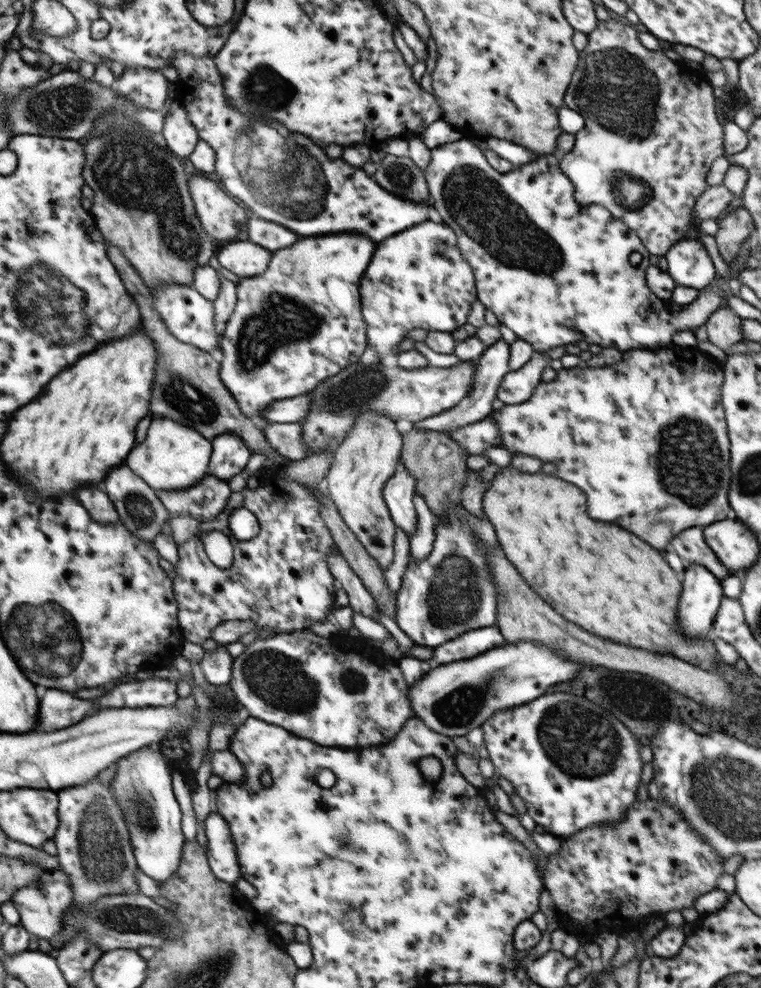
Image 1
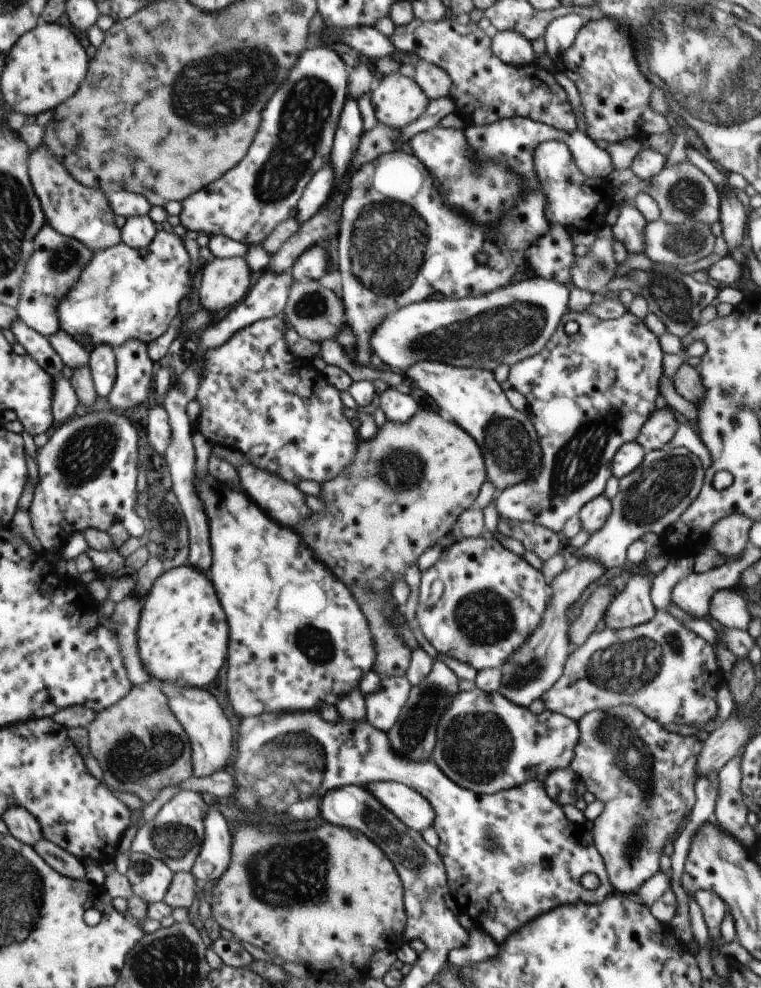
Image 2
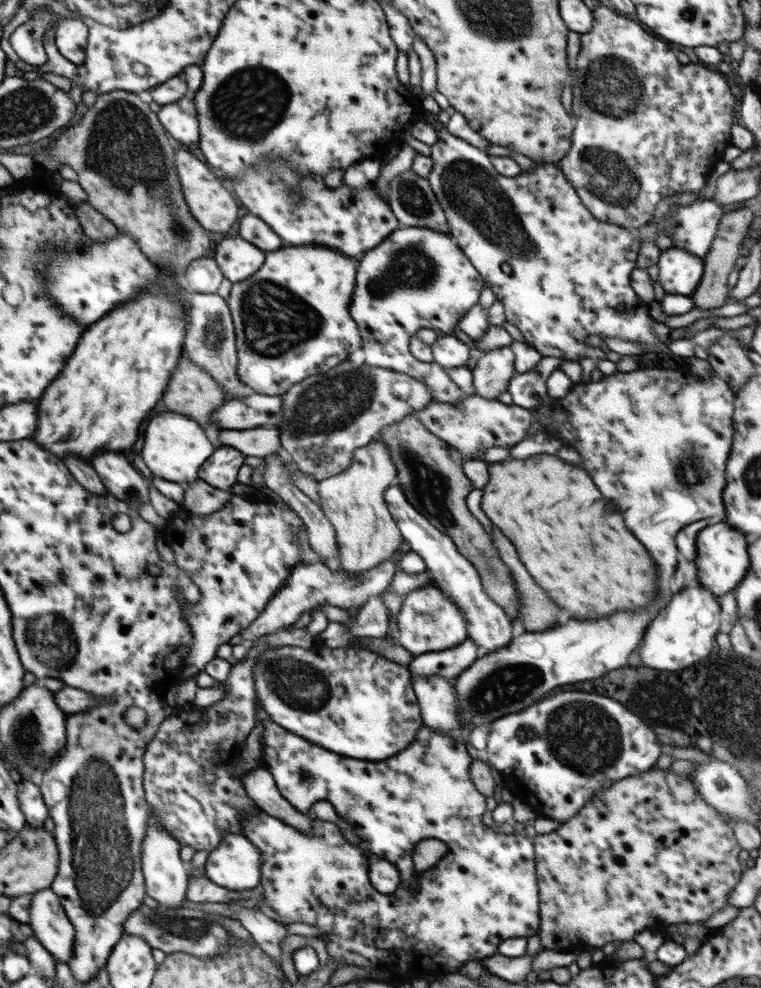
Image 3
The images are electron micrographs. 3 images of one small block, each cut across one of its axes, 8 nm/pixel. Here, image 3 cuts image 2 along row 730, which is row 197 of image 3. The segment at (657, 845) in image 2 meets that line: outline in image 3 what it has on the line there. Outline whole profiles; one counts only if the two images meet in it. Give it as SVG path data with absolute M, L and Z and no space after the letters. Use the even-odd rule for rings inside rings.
M605 1L592 10L592 12L594 24L586 34L581 34L581 49L572 76L572 110L574 118L576 118L576 127L573 130L570 150L566 153L566 156L561 158L558 166L578 193L582 204L600 222L638 230L638 228L654 222L656 206L664 198L680 194L680 192L700 194L700 190L704 188L716 166L722 164L723 152L733 146L731 143L731 127L734 124L734 106L738 100L736 96L739 95L730 81L724 79L724 75L720 71L713 68L710 69L710 66L707 64L699 65L693 62L682 64L677 59L676 48L669 42L662 42L661 38L628 19L626 15L620 14L613 7L606 4Z

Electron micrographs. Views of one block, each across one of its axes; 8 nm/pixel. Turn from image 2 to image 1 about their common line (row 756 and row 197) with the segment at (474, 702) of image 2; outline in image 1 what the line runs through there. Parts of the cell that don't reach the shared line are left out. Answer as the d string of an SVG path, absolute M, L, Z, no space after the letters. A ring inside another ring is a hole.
M468 134L456 142L449 142L433 148L431 150L431 161L424 169L429 193L431 194L436 218L451 226L452 230L455 231L461 255L472 267L478 301L488 310L492 310L500 324L512 330L516 334L517 339L528 342L536 355L544 354L548 350L554 350L556 347L569 344L583 346L594 344L604 349L615 348L622 353L626 353L626 350L630 351L630 348L660 349L660 346L666 347L673 343L673 337L676 332L690 331L694 327L701 327L708 321L713 310L722 305L728 305L724 297L720 297L714 291L709 291L707 287L699 291L698 298L694 302L682 306L678 310L672 308L670 301L659 299L647 285L645 269L649 265L650 254L640 238L636 236L636 231L630 230L624 222L614 218L613 214L602 205L580 206L573 197L574 187L572 181L563 173L558 159L554 155L539 156L534 162L523 164L506 174L502 174L490 166L483 151L480 147L477 147L473 138ZM632 252L640 252L643 256L642 261L636 266L630 263L630 254Z

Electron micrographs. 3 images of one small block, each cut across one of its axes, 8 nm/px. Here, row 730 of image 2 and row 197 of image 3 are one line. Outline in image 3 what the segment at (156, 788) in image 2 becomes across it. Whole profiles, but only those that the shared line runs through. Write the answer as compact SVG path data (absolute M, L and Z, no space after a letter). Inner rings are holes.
M115 90L99 94L80 123L68 126L68 129L48 147L47 152L34 155L34 160L49 169L58 170L60 164L70 166L78 175L80 186L89 196L87 202L112 222L117 230L131 234L153 264L167 266L178 276L184 276L188 265L208 252L210 240L209 232L206 232L191 213L186 195L182 192L174 166L174 148L166 131L163 124L158 122L156 114L150 110L150 106L142 102L136 93Z

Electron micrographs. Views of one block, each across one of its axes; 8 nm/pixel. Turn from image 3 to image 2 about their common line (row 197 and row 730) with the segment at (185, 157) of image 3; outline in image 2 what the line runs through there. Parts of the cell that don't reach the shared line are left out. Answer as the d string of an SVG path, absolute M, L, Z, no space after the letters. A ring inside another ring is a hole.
M154 682L166 694L170 710L174 712L178 722L183 725L187 735L191 737L192 752L195 753L195 776L203 778L220 772L220 768L226 766L230 754L234 756L234 752L232 752L232 728L230 728L230 722L226 720L224 712L220 710L216 698L201 688L180 688L170 682Z

